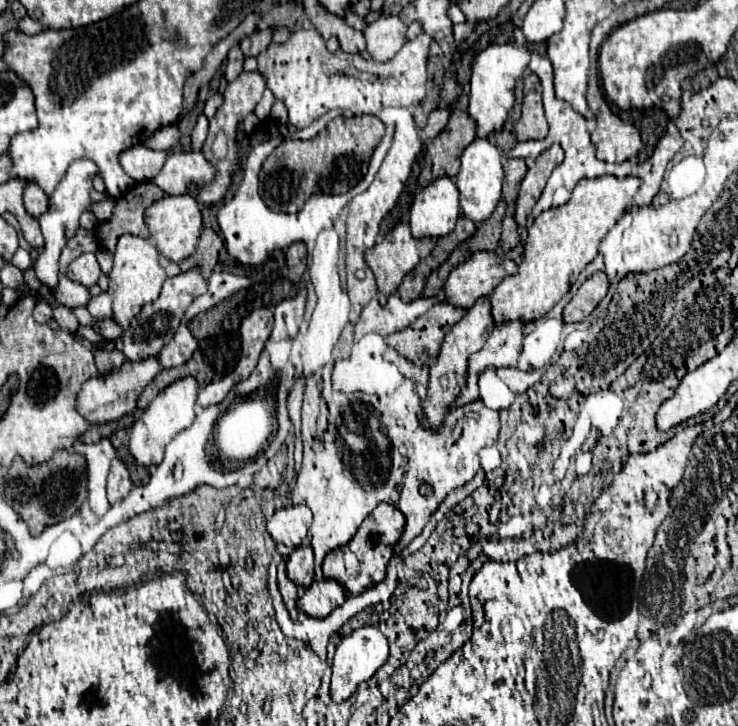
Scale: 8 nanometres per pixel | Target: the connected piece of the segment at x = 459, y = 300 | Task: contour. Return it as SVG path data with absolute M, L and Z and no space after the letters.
M475 252L467 262L459 264L447 278L445 282L445 298L451 306L457 306L459 310L467 312L479 298L487 298L493 288L505 278L505 276L513 276L517 272L517 264L513 260L501 258L495 252Z

